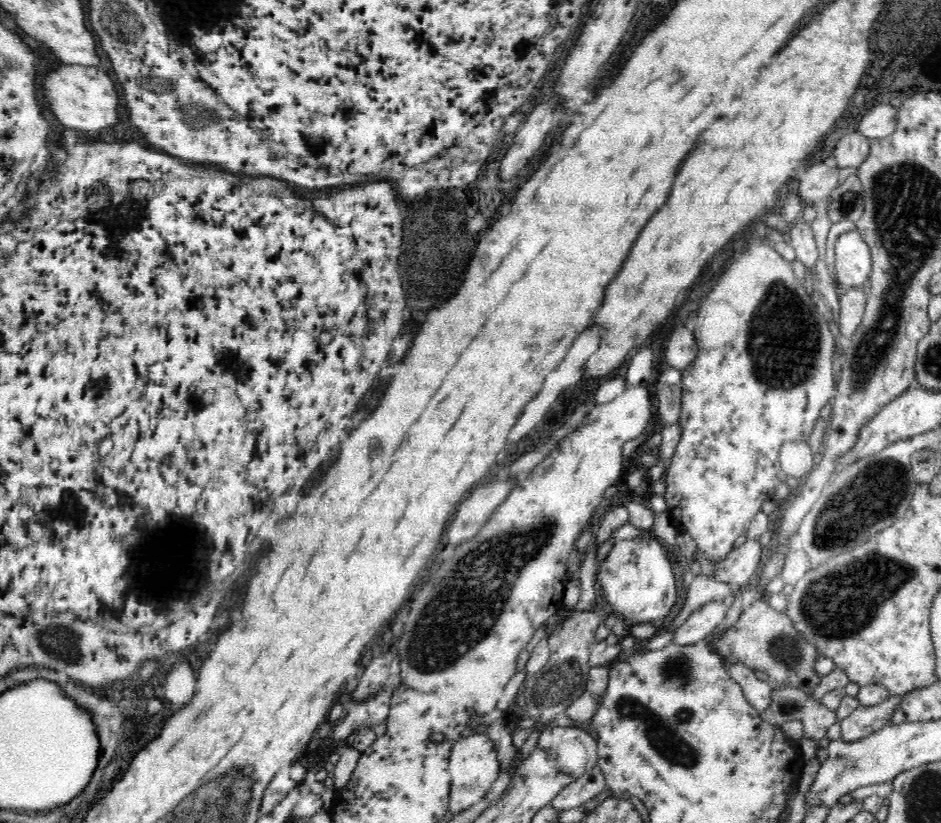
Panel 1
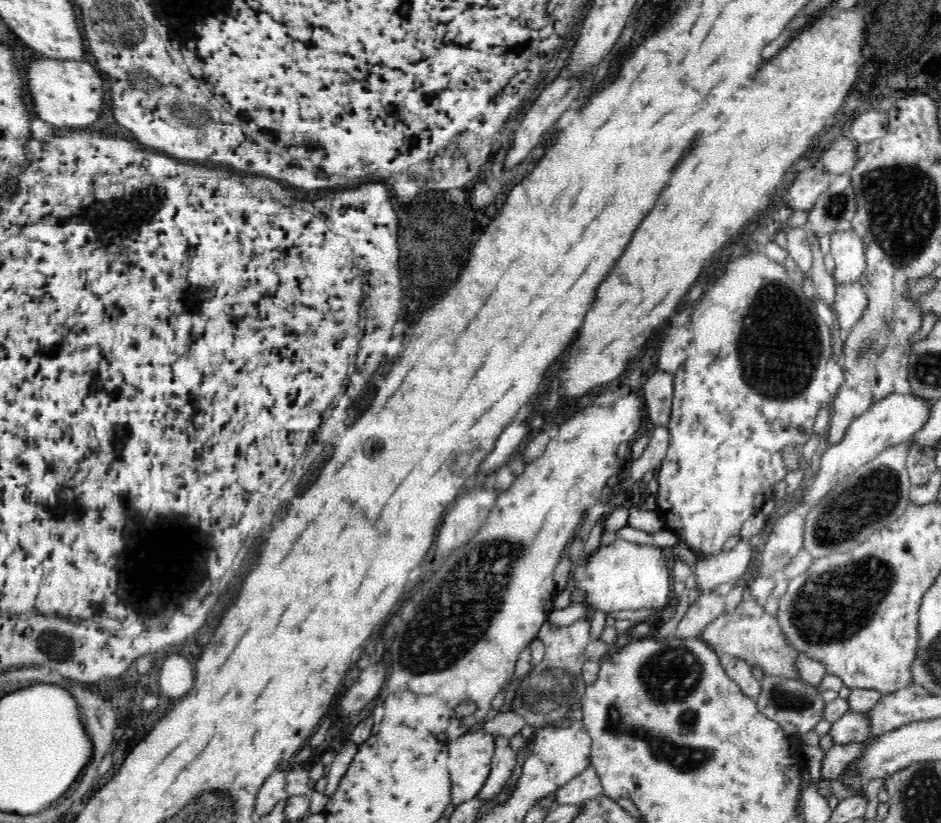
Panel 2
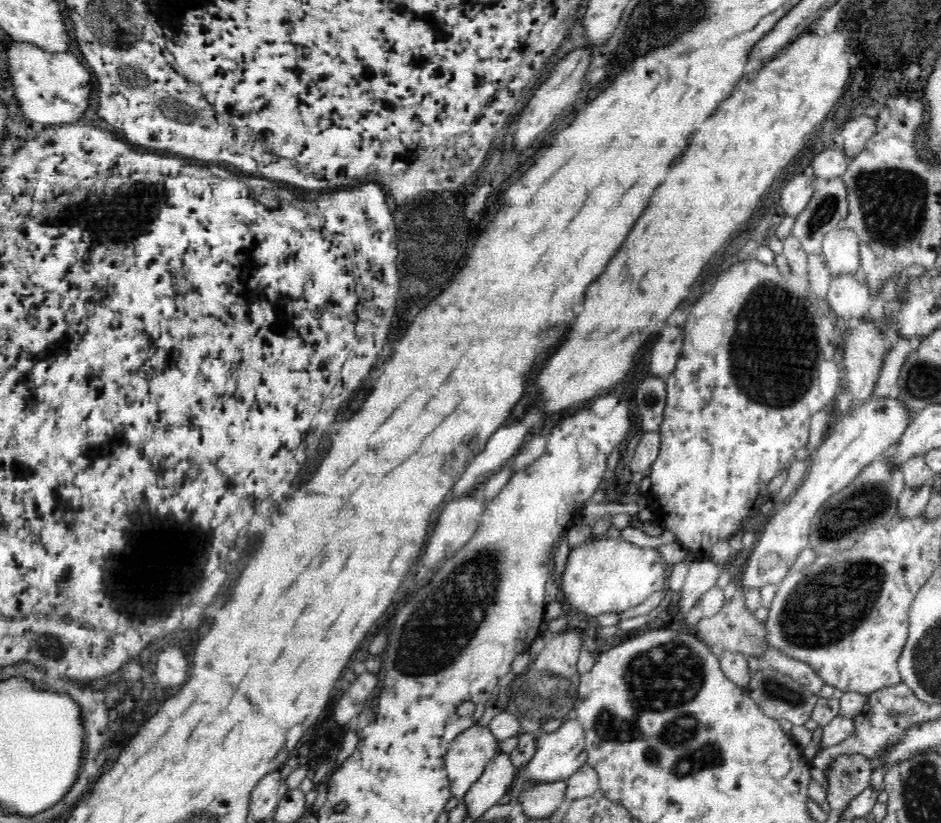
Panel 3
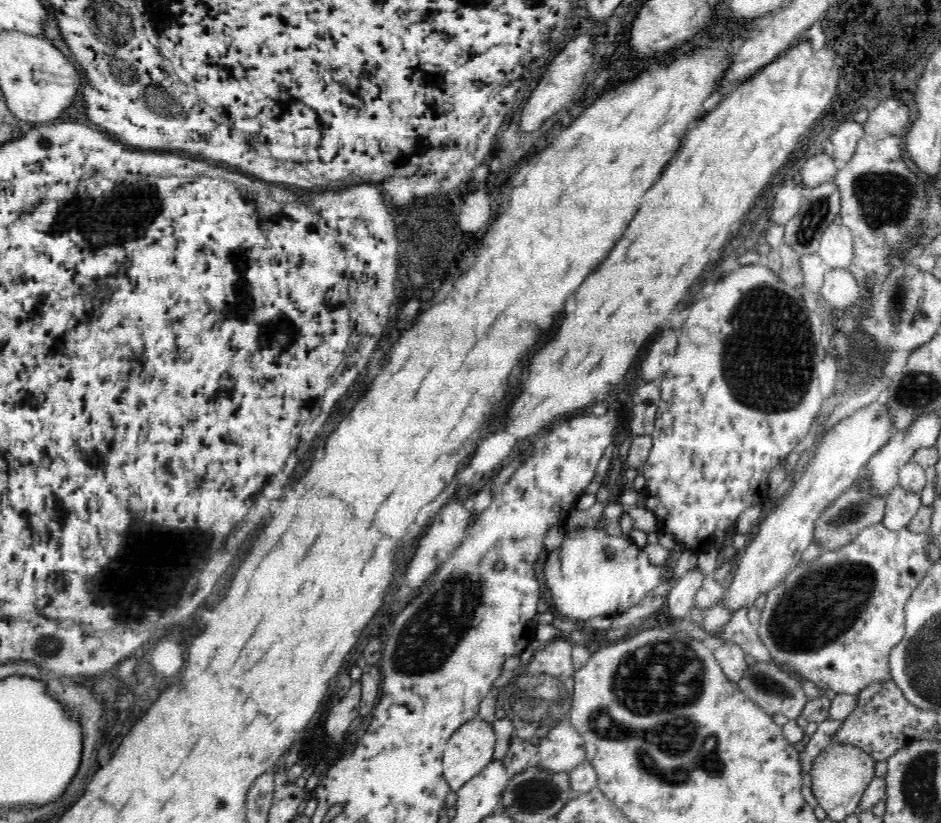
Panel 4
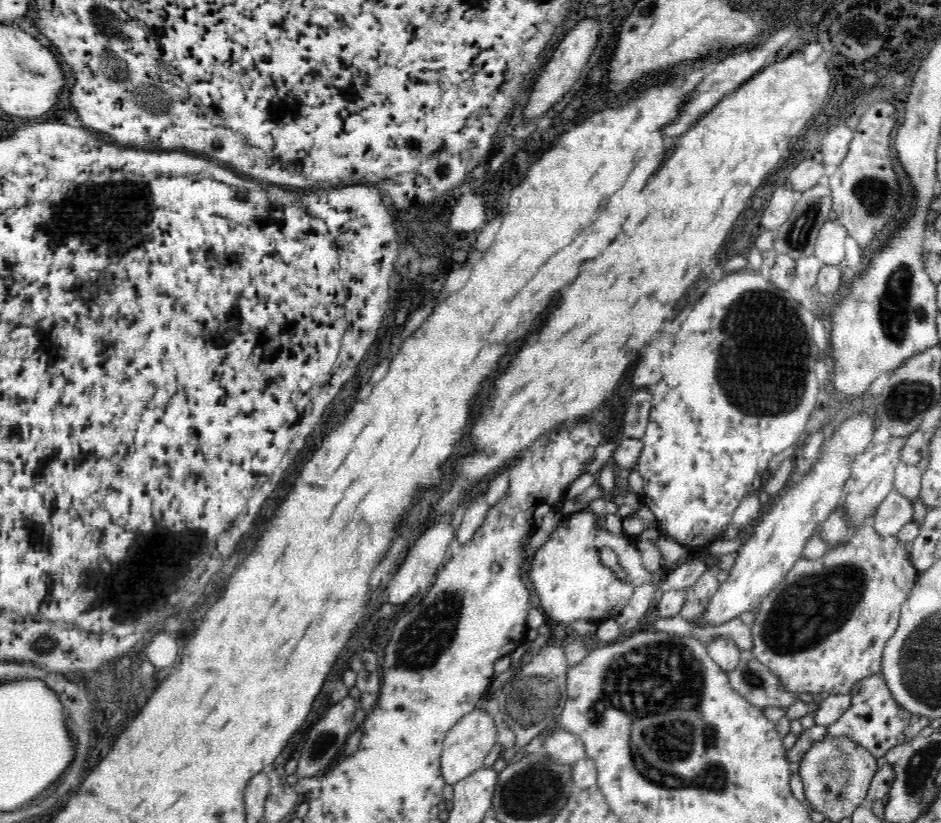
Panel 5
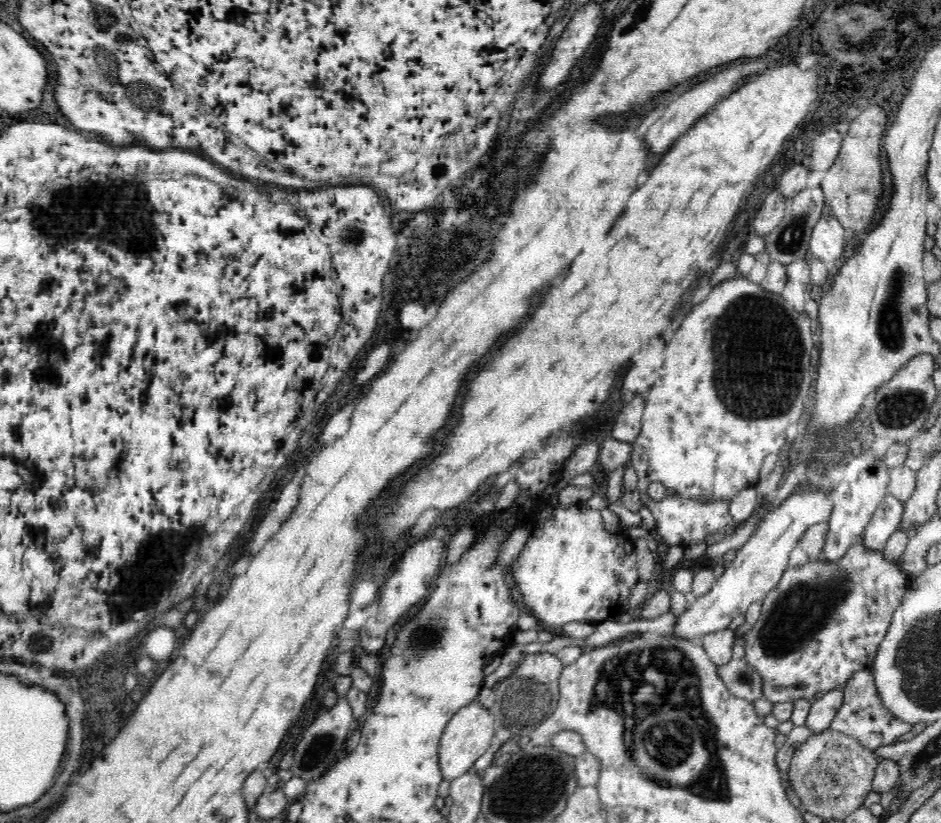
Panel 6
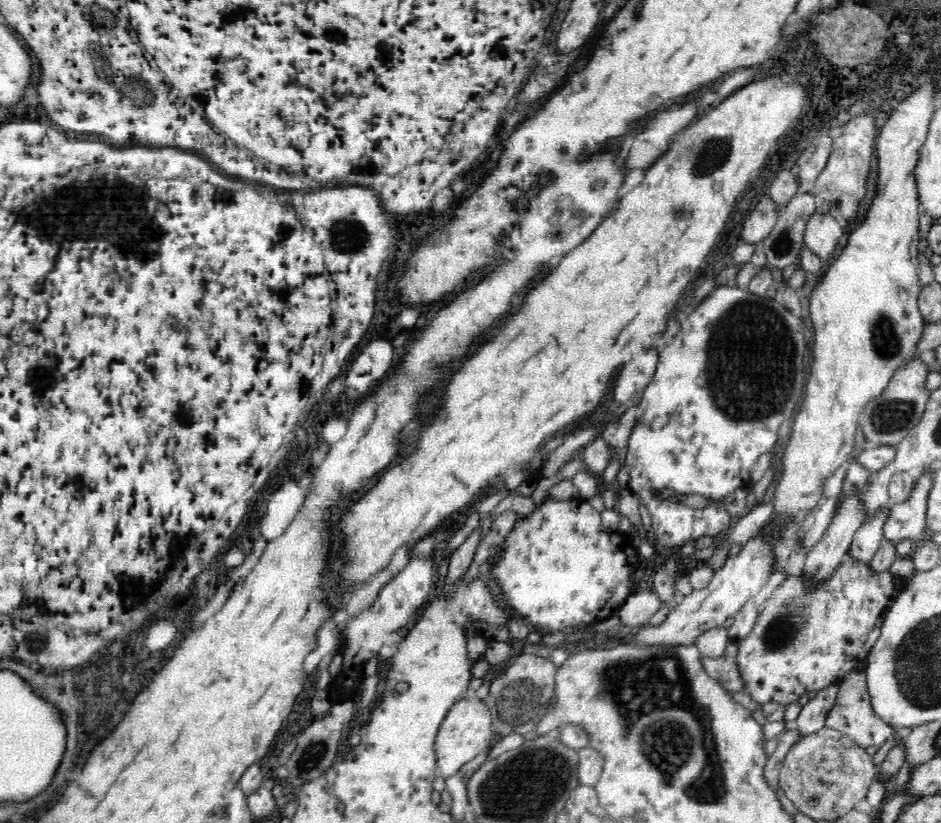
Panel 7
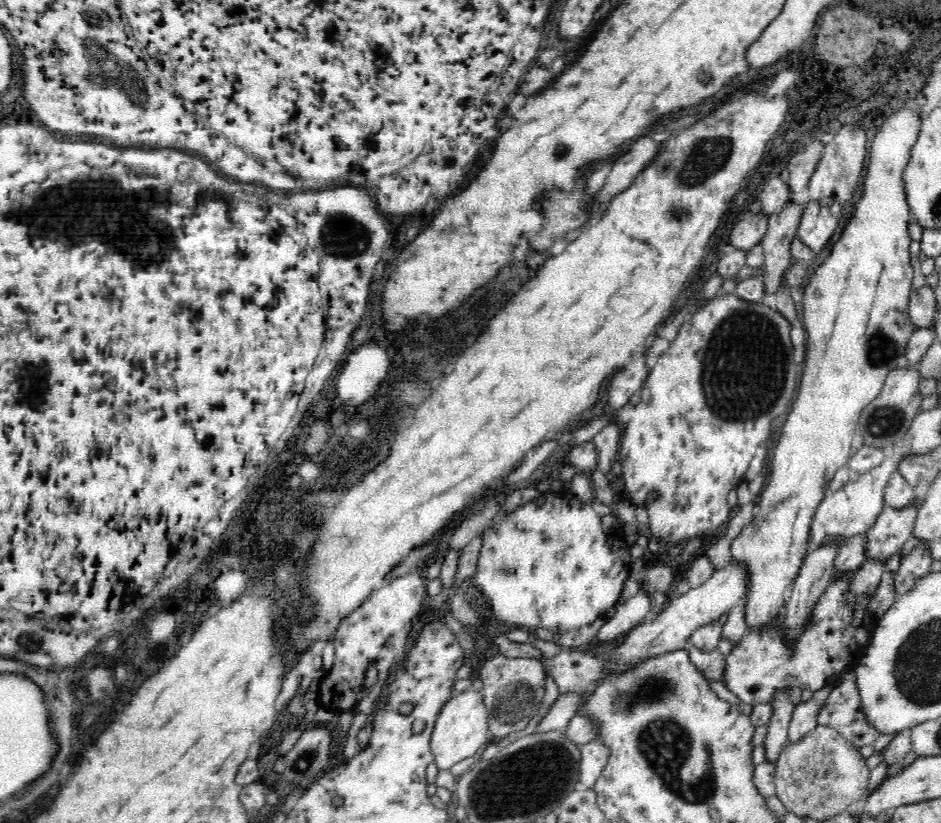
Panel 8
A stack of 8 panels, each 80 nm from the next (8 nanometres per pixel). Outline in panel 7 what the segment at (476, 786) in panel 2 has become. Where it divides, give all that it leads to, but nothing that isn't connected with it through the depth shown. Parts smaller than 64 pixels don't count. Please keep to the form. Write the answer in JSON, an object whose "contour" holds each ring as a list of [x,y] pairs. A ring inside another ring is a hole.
{"contour":[[[478,697],[460,699],[448,710],[436,738],[437,773],[444,779],[459,775],[459,770],[464,764],[482,752],[489,752],[495,740],[492,715],[485,702]]]}

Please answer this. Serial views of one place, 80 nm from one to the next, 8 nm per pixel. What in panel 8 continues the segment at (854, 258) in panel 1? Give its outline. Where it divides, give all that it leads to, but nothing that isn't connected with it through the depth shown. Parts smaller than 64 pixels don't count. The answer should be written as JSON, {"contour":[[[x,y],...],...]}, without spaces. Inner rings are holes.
{"contour":[[[809,199],[801,212],[797,224],[797,236],[815,254],[821,253],[832,242],[832,236],[840,230],[840,224],[828,207],[820,205],[818,200]]]}

